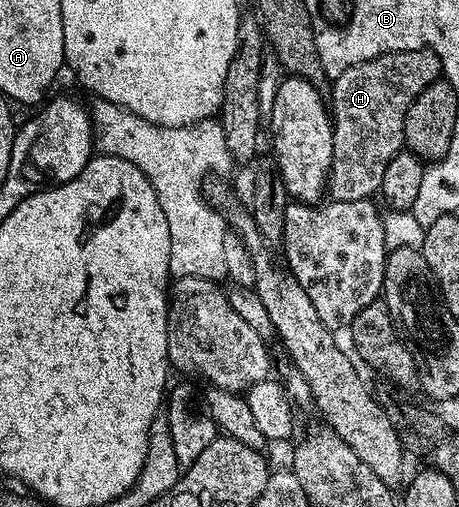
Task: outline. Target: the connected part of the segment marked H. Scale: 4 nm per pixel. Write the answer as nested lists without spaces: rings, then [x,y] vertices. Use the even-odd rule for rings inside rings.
[[[424,43],[410,52],[383,54],[380,58],[359,62],[334,79],[330,86],[334,152],[326,191],[331,201],[362,200],[379,195],[386,164],[390,164],[404,146],[404,121],[410,104],[441,74],[440,58],[432,45]]]

